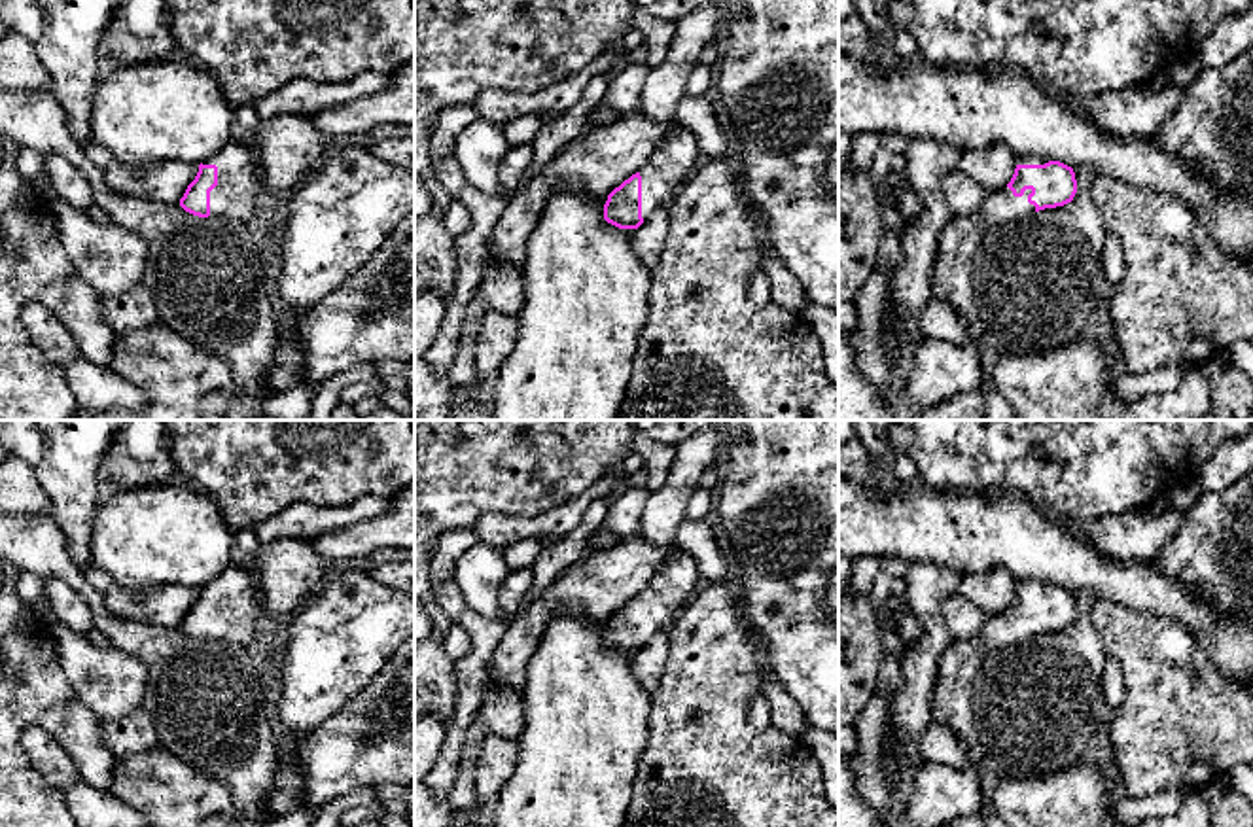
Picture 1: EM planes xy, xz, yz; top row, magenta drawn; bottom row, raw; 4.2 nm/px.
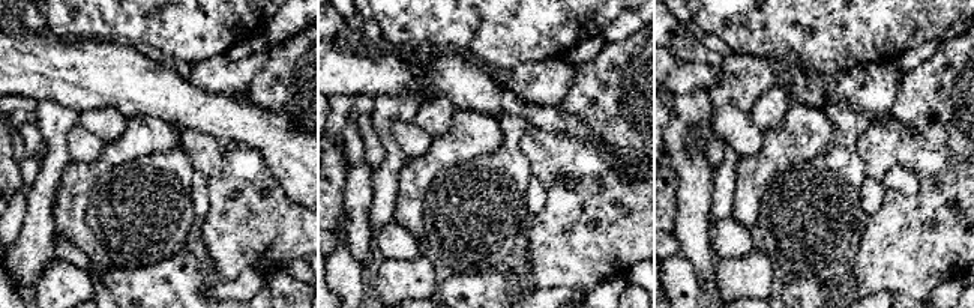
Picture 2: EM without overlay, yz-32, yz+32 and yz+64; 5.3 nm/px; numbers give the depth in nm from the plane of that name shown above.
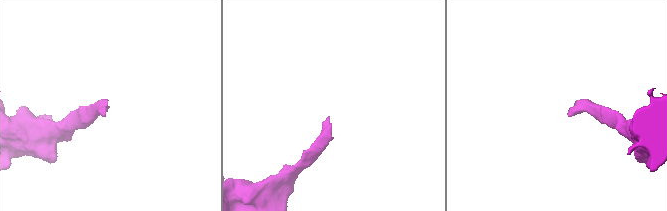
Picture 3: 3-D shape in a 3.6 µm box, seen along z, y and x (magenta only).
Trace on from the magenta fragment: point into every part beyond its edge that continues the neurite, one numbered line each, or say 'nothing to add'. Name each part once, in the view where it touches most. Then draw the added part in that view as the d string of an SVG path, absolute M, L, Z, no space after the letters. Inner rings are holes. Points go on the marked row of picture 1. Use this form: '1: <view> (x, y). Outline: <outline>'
1: xy (239, 178). Outline: M231 140L203 165L218 167L218 185L210 191L210 216L248 223L265 187L256 150Z

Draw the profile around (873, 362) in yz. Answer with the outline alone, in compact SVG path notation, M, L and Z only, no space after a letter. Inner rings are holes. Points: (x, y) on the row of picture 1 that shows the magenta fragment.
M874 269L867 284L856 295L857 329L850 335L857 371L874 384L882 399L891 397L890 388L895 369L878 335L882 305L890 290L890 274Z

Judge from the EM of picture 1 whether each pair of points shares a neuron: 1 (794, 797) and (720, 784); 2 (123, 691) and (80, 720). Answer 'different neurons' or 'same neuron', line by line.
1: same neuron
2: different neurons

